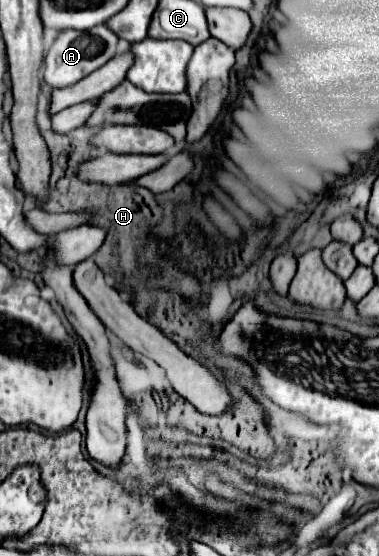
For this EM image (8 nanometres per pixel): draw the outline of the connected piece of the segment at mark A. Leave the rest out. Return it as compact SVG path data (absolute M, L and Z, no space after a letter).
M96 25L88 31L76 29L60 31L44 57L44 81L50 87L68 87L72 83L78 83L80 79L84 79L86 75L108 63L116 55L116 45L118 37L106 25Z

